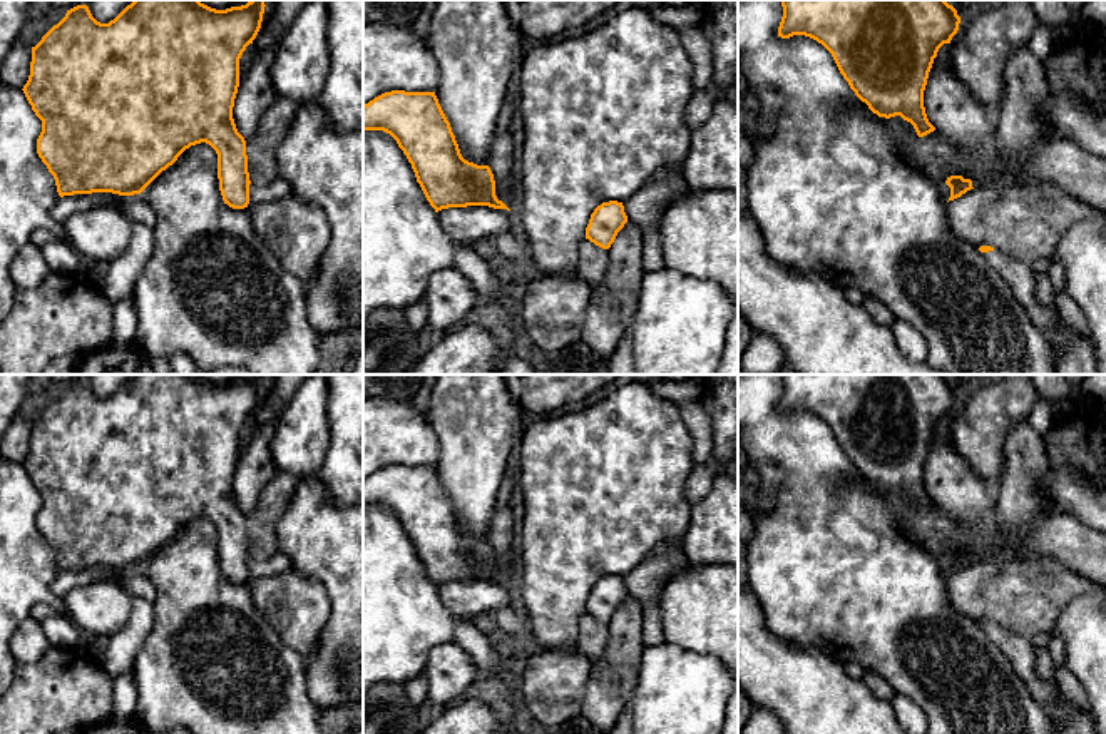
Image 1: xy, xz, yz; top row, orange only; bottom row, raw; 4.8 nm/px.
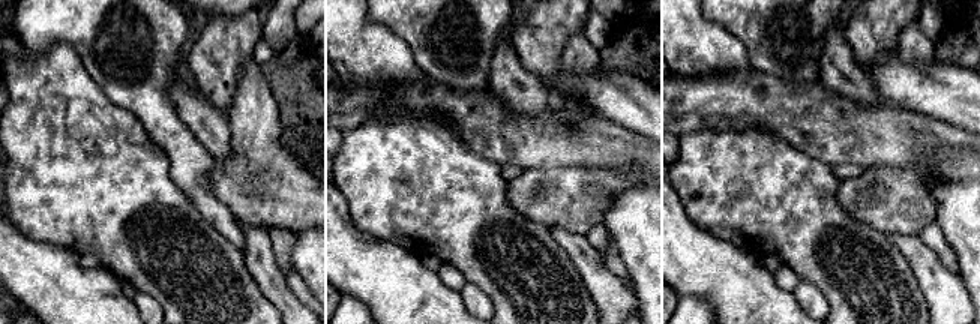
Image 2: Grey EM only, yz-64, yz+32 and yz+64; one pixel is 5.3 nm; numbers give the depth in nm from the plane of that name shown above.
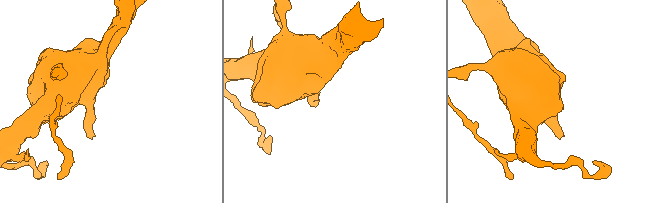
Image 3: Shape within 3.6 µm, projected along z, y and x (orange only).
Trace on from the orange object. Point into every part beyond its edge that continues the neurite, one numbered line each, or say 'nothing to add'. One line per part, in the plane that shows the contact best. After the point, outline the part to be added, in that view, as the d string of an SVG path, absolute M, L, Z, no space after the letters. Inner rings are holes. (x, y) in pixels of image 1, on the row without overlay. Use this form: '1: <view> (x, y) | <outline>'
1: yz (1018, 649) | M1001 625L982 627L989 639L1004 652L1017 675L1027 686L1032 699L1046 712L1054 734L1062 732L1061 721L1054 711L1054 691L1036 672L1036 654L1032 640L1012 634Z

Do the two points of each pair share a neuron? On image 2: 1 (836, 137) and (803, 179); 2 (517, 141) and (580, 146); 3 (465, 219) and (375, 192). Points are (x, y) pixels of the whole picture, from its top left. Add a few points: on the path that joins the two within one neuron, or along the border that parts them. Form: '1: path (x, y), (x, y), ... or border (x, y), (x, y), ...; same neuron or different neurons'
1: border (788, 141), (832, 165); different neurons
2: path (532, 141), (565, 144); same neuron
3: path (443, 206), (419, 206), (405, 192), (398, 192); same neuron

